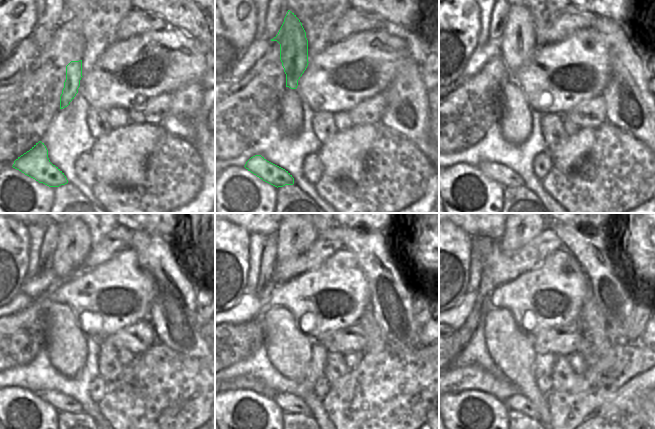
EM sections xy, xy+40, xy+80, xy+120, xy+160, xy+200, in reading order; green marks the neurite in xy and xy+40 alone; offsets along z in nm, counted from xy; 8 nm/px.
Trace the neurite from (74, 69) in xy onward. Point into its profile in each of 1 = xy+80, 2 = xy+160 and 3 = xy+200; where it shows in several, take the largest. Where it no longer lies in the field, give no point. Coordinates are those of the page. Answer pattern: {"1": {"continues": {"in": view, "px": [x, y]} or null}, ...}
{"1": {"continues": {"in": "xy+80", "px": [518, 42]}}, "2": {"continues": {"in": "xy+160", "px": [296, 234]}}, "3": {"continues": {"in": "xy+200", "px": [517, 233]}}}

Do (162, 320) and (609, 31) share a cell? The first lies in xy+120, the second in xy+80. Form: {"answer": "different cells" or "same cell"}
{"answer": "same cell"}

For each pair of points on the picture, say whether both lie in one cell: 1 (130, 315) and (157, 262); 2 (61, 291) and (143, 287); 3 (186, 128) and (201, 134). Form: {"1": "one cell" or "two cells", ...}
{"1": "two cells", "2": "one cell", "3": "two cells"}

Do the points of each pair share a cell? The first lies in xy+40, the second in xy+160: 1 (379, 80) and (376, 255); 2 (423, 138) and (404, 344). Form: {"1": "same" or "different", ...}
{"1": "different", "2": "same"}

